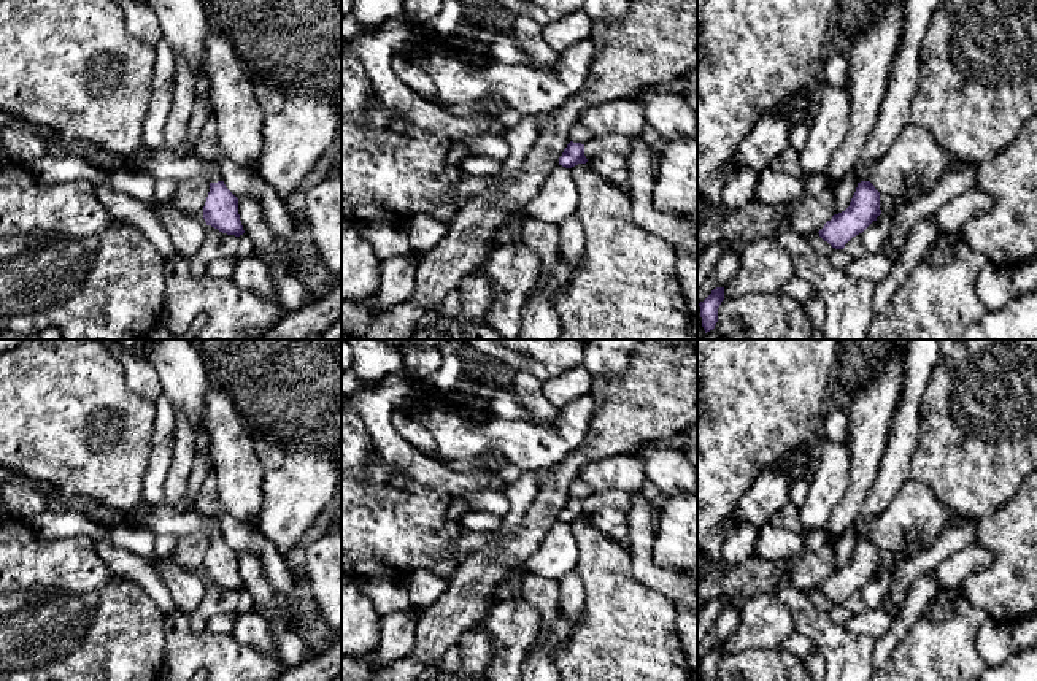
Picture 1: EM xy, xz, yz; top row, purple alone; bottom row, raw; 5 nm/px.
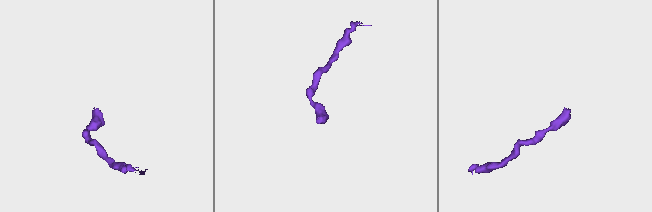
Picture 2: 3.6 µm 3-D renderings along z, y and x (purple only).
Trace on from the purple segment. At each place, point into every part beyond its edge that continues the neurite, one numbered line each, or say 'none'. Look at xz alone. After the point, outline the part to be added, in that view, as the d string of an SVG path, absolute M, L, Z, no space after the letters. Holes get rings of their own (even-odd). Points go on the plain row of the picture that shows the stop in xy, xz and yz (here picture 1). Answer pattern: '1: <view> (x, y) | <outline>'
none

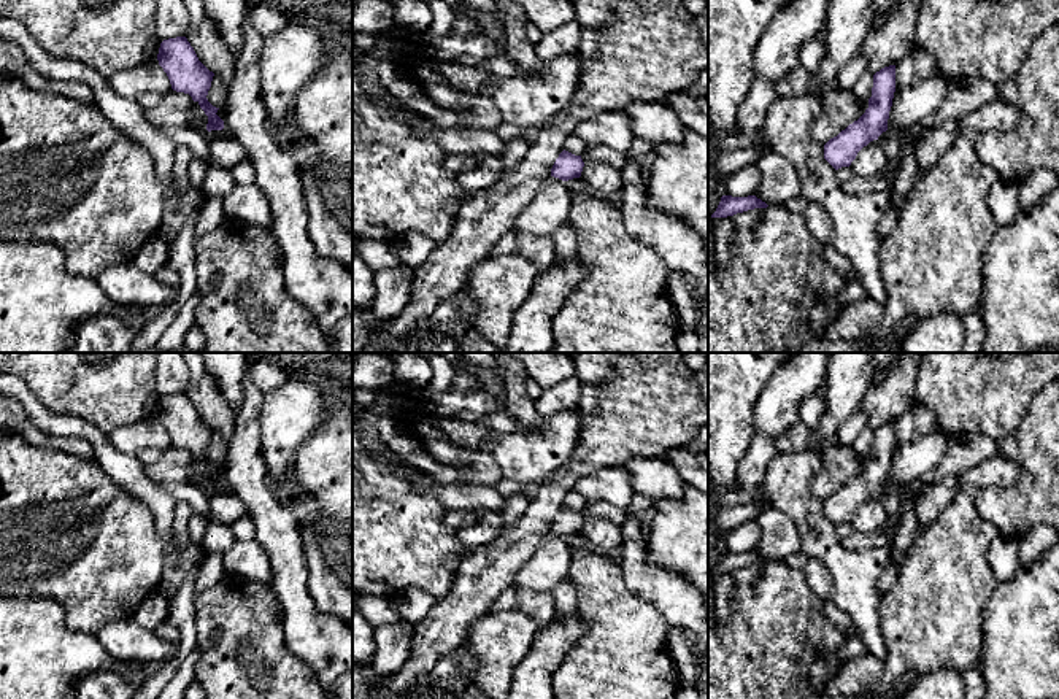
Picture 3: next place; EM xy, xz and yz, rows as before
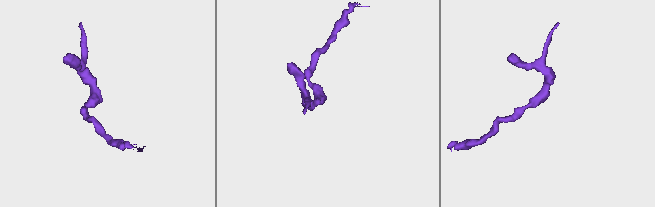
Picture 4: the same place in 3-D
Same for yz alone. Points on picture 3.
none

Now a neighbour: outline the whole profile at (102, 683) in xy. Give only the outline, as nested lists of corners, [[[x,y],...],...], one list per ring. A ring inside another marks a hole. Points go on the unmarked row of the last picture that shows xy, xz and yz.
[[[95,670],[76,680],[75,699],[132,699],[140,688],[140,680],[127,680],[116,670]]]

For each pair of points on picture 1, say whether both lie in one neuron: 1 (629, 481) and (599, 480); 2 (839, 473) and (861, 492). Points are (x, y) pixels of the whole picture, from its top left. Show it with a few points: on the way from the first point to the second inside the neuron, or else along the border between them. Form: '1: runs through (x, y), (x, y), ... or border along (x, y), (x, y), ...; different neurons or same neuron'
1: runs through (621, 480), (607, 480); same neuron
2: border along (850, 448), (850, 486), (834, 507), (831, 516); different neurons

